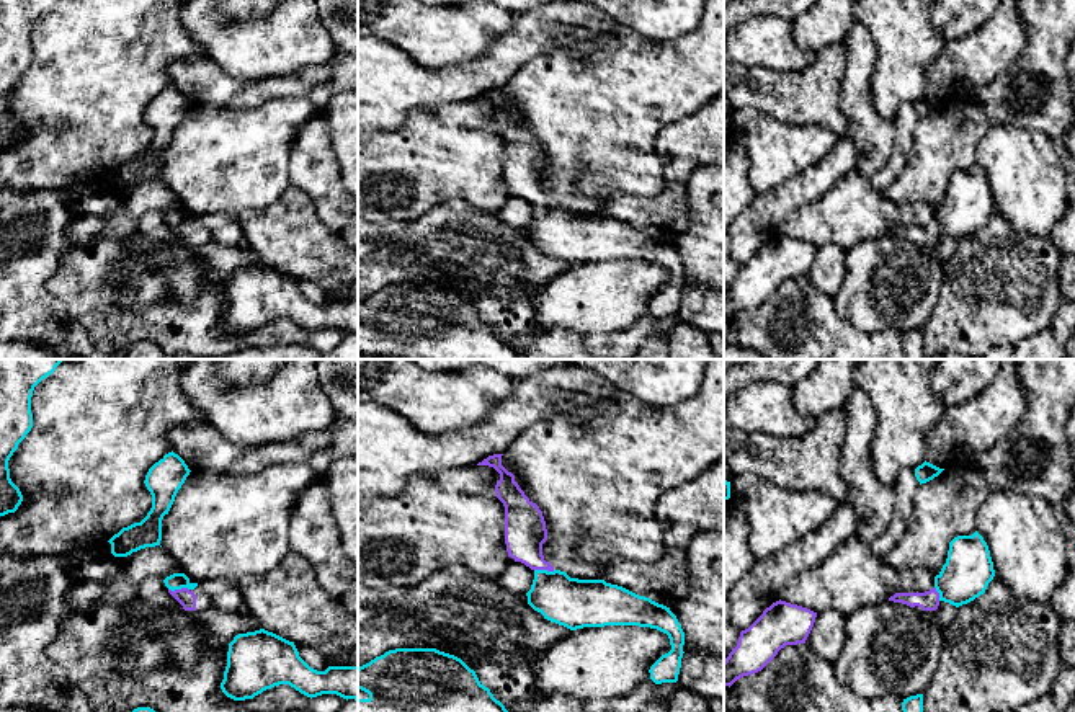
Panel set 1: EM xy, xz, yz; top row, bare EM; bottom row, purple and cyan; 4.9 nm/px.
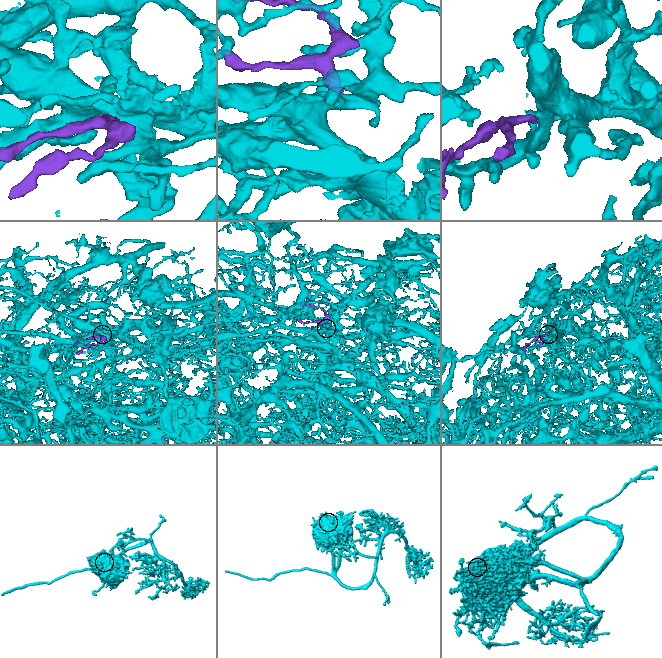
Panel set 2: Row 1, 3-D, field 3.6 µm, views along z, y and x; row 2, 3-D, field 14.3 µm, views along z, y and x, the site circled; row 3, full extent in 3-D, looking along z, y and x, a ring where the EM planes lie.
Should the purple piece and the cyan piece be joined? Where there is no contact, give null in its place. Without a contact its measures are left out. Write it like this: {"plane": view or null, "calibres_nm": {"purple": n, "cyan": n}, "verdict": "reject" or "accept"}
{"plane": "xy", "calibres_nm": {"purple": 90, "cyan": 80}, "verdict": "accept"}

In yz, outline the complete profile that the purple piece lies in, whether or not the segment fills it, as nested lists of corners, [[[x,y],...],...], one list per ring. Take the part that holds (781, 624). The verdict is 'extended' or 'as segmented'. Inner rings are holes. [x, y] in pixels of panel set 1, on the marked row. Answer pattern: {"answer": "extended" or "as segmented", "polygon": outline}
{"answer": "as segmented", "polygon": [[[776,601],[745,630],[724,660],[724,686],[761,671],[786,645],[805,643],[817,612]]]}

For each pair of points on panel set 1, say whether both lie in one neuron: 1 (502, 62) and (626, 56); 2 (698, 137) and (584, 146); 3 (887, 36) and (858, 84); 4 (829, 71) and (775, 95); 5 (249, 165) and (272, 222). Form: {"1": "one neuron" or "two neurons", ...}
{"1": "two neurons", "2": "two neurons", "3": "two neurons", "4": "one neuron", "5": "two neurons"}

